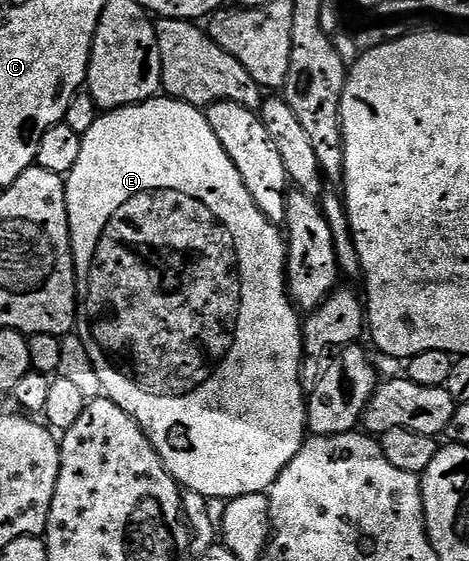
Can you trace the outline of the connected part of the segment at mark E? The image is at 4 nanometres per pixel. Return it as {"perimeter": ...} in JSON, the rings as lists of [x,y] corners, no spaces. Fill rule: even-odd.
{"perimeter":[[[152,98],[145,101],[144,104],[130,104],[128,108],[113,108],[104,111],[99,120],[93,122],[93,126],[89,126],[89,130],[83,135],[81,154],[77,157],[77,166],[73,166],[73,170],[67,173],[65,177],[67,213],[69,214],[69,226],[71,227],[71,249],[75,255],[77,335],[81,338],[81,342],[85,342],[85,350],[89,350],[89,358],[97,370],[97,378],[101,378],[102,395],[106,399],[112,400],[117,406],[121,406],[121,410],[125,410],[125,414],[129,414],[137,421],[143,433],[149,438],[151,445],[157,450],[157,454],[163,460],[163,464],[169,470],[171,477],[179,483],[180,489],[196,492],[215,502],[218,502],[218,500],[226,502],[235,500],[238,496],[244,496],[245,494],[266,493],[271,485],[275,483],[275,479],[285,470],[285,466],[289,466],[289,462],[293,462],[297,450],[301,450],[303,441],[308,435],[307,401],[301,379],[303,374],[303,324],[301,323],[300,313],[295,305],[291,303],[287,290],[287,242],[280,225],[275,224],[269,218],[265,218],[261,214],[261,210],[257,210],[249,190],[245,190],[245,182],[241,178],[241,174],[237,174],[237,166],[233,166],[229,154],[225,154],[221,142],[217,142],[217,134],[213,134],[206,115],[200,109],[193,107],[192,104],[170,98],[159,99]],[[231,252],[235,252],[236,258],[239,259],[239,297],[236,300],[234,294],[227,292],[226,286],[223,285],[223,271],[227,268],[227,259],[230,258]]]}

